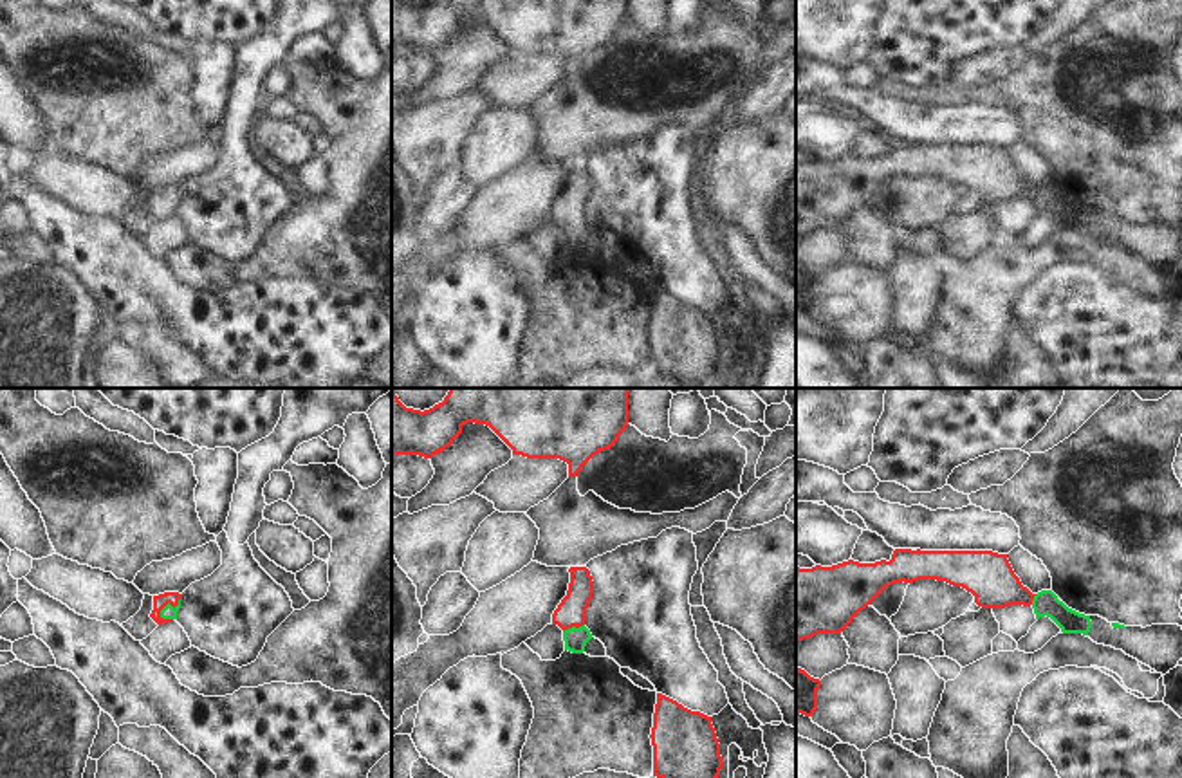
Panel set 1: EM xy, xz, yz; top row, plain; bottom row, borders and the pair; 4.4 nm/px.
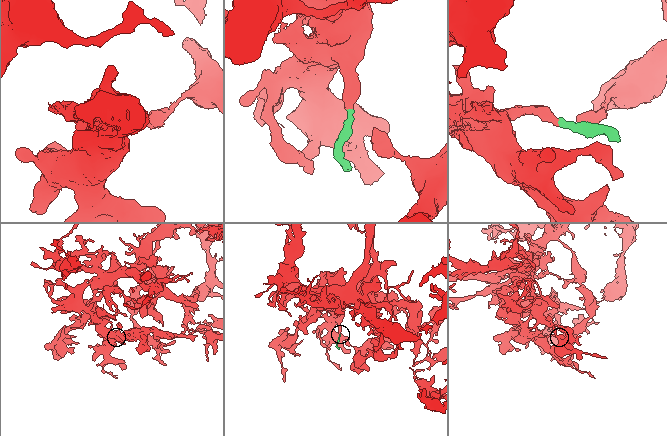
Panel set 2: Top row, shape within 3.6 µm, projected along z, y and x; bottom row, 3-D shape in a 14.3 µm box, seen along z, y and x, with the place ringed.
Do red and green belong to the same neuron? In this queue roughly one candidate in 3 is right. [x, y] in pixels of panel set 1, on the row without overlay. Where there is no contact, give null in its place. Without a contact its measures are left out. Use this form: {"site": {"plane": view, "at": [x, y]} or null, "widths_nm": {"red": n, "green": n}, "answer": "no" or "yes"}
{"site": {"plane": "xy", "at": [166, 199]}, "widths_nm": {"red": 60, "green": 60}, "answer": "yes"}

